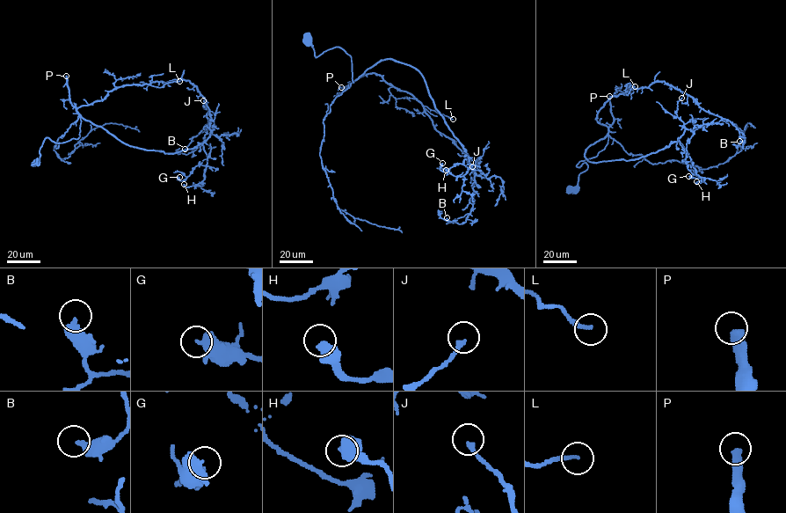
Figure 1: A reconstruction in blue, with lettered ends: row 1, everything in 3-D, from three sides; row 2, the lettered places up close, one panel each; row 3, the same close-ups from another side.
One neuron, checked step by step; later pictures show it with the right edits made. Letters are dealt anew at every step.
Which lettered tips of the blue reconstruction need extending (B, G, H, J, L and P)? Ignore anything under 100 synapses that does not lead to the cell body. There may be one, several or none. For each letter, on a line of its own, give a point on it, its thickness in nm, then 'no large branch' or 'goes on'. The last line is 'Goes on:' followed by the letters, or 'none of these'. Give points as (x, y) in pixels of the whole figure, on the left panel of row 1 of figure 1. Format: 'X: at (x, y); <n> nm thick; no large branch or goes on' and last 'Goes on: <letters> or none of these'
B: at (185, 149); 440 nm thick; no large branch
G: at (179, 177); 320 nm thick; no large branch
H: at (184, 184); 550 nm thick; no large branch
J: at (203, 100); 190 nm thick; no large branch
L: at (179, 81); 170 nm thick; no large branch
P: at (66, 76); 400 nm thick; goes on
Goes on: P

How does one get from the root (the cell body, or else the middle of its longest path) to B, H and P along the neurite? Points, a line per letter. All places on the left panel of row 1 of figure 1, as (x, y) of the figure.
B: (36, 161), (46, 138), (79, 138), (78, 107), (123, 85), (174, 79), (207, 102), (207, 130), (185, 149)
H: (36, 161), (46, 138), (79, 138), (81, 117), (146, 150), (173, 154), (202, 144), (204, 179), (184, 184)
P: (36, 161), (46, 138), (59, 142), (79, 137), (80, 113), (69, 100), (66, 76)

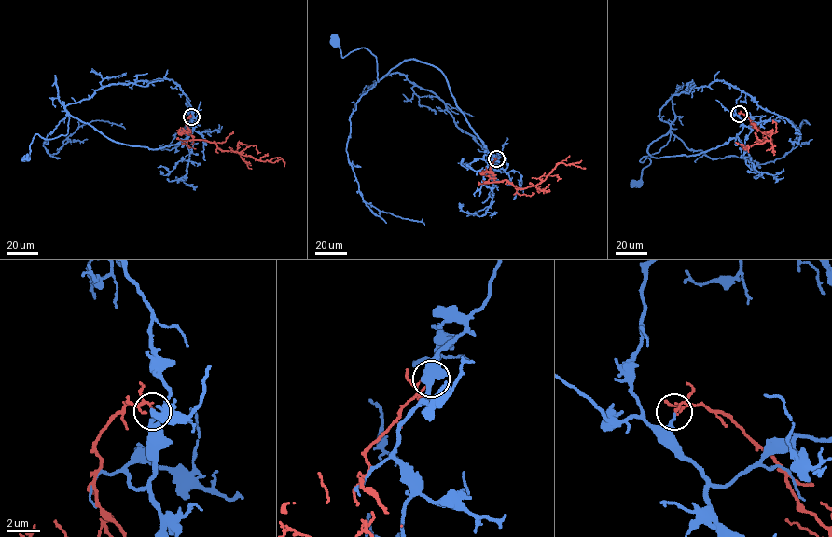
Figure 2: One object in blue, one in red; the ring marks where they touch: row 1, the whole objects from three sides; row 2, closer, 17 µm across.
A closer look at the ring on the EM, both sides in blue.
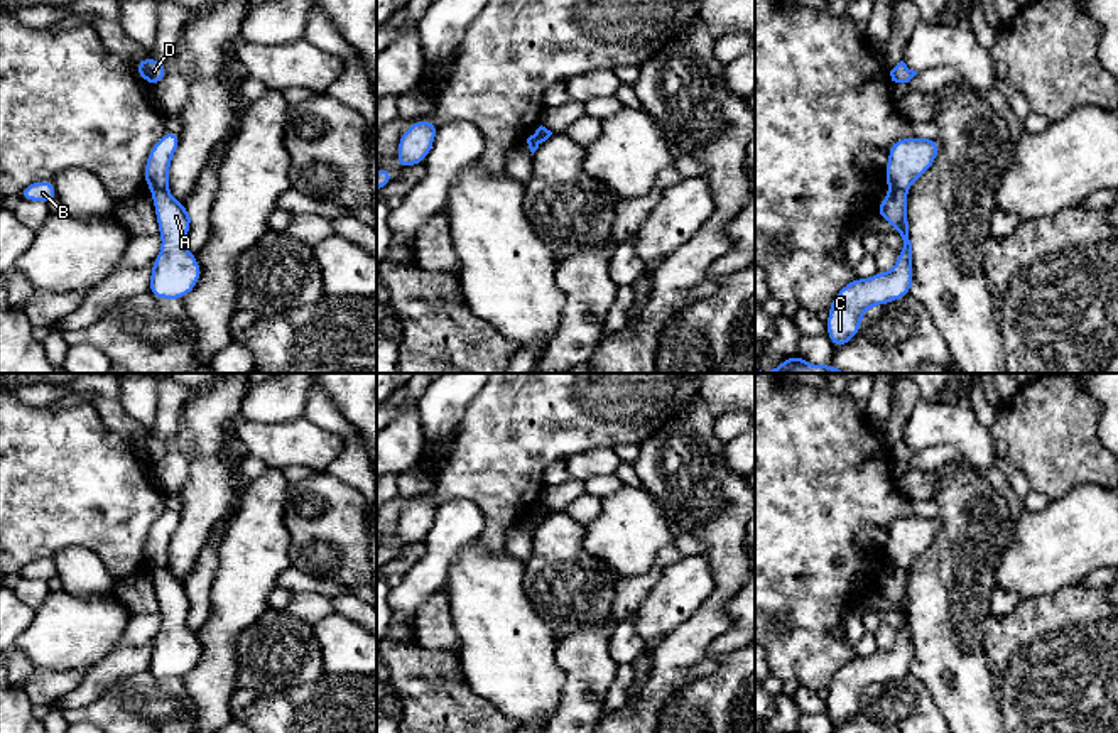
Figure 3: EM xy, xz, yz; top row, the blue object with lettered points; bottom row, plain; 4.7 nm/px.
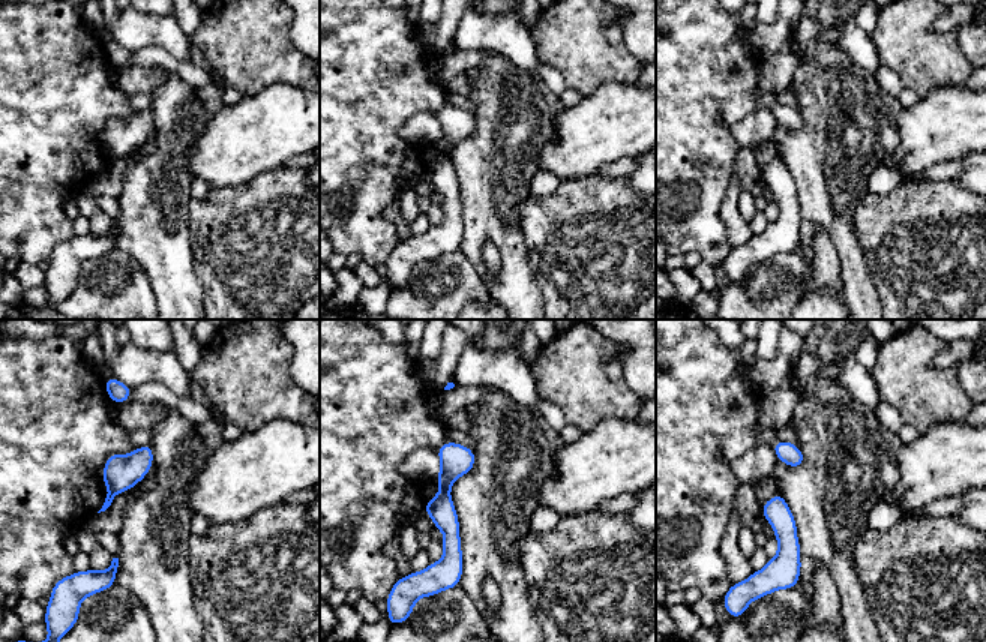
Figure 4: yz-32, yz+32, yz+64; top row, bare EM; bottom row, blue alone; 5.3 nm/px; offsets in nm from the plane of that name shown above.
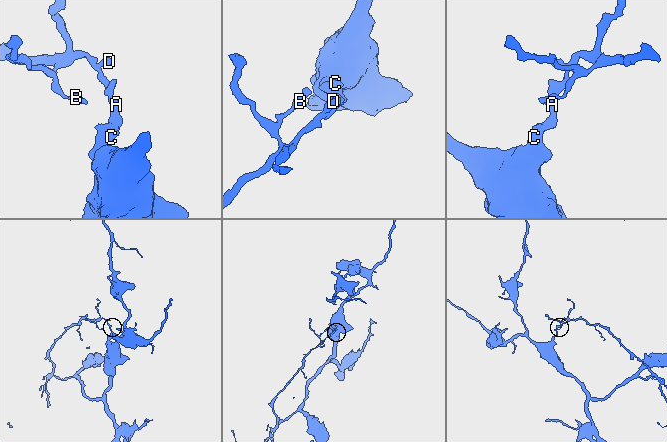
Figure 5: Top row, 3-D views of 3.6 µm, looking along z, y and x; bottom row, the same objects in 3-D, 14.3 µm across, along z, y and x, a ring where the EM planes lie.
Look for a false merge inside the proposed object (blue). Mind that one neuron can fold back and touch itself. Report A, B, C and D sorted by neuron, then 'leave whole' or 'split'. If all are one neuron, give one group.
A C / B D | split

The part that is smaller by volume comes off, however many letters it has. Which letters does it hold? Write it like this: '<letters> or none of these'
B, D

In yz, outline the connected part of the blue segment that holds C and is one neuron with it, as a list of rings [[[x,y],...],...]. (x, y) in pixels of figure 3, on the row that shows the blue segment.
[[[888,187],[887,198],[875,209],[902,236],[904,247],[897,253],[897,263],[890,272],[876,272],[870,279],[848,282],[833,299],[826,333],[833,348],[849,343],[861,329],[861,316],[871,306],[890,304],[910,294],[912,243],[909,240],[907,193]]]

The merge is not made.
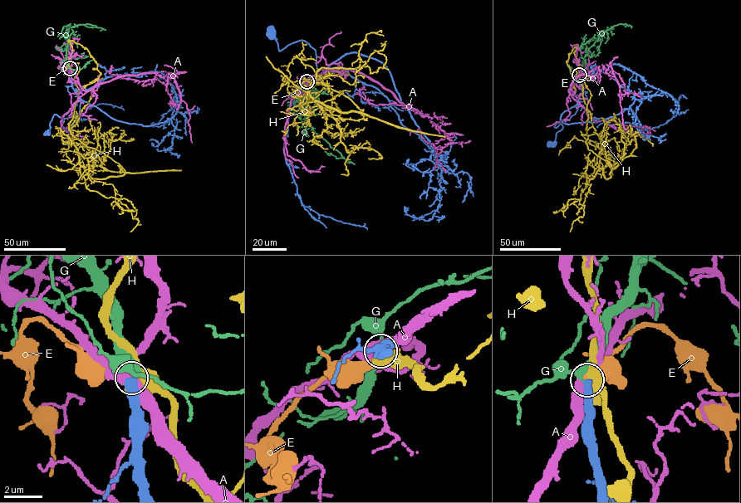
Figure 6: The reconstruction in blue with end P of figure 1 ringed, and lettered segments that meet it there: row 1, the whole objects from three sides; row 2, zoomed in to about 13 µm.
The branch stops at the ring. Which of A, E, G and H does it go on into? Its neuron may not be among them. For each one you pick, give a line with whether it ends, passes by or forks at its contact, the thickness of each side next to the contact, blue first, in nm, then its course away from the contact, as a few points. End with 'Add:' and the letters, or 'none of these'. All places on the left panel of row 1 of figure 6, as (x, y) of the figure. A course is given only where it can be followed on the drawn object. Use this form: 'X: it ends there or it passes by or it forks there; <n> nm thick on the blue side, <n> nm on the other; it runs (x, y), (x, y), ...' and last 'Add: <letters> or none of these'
G: it passes by; 460 nm thick on the blue side, 440 nm on the other; it runs (70, 68), (66, 52), (67, 31), (76, 25), (89, 24), (96, 26), (82, 25)
Add: G

